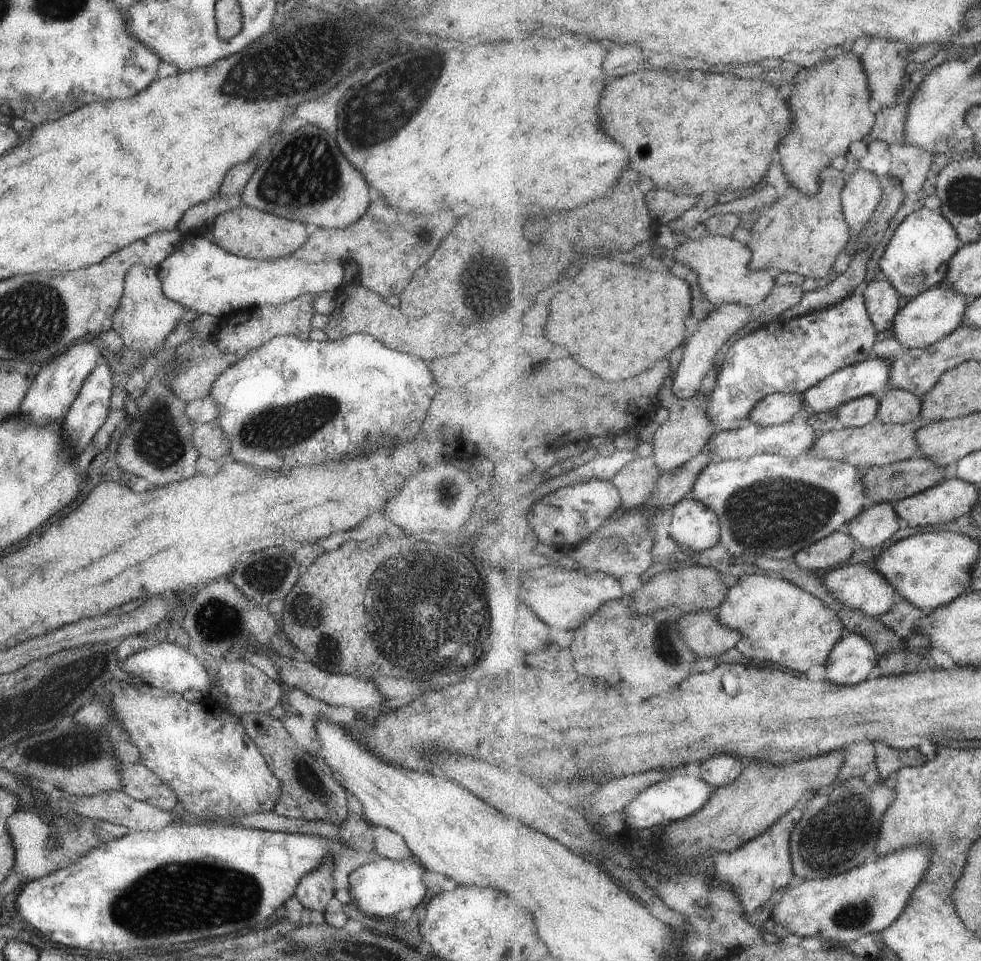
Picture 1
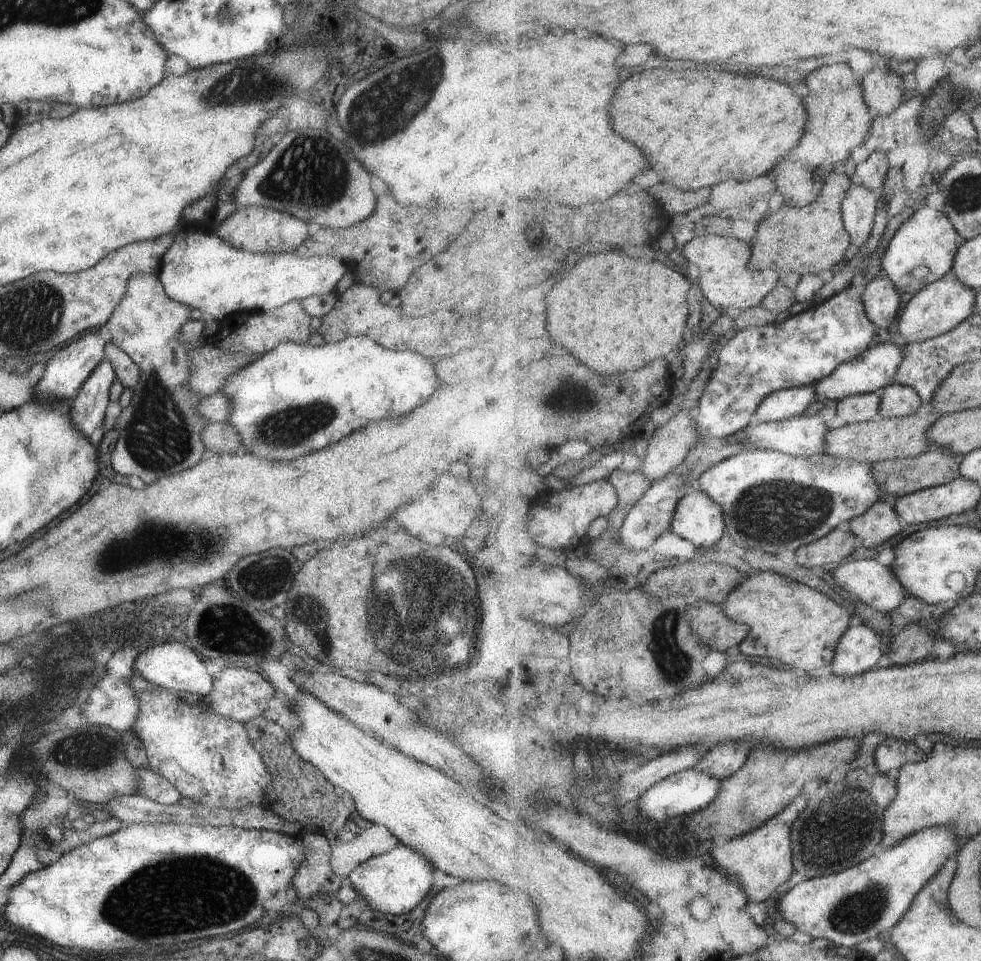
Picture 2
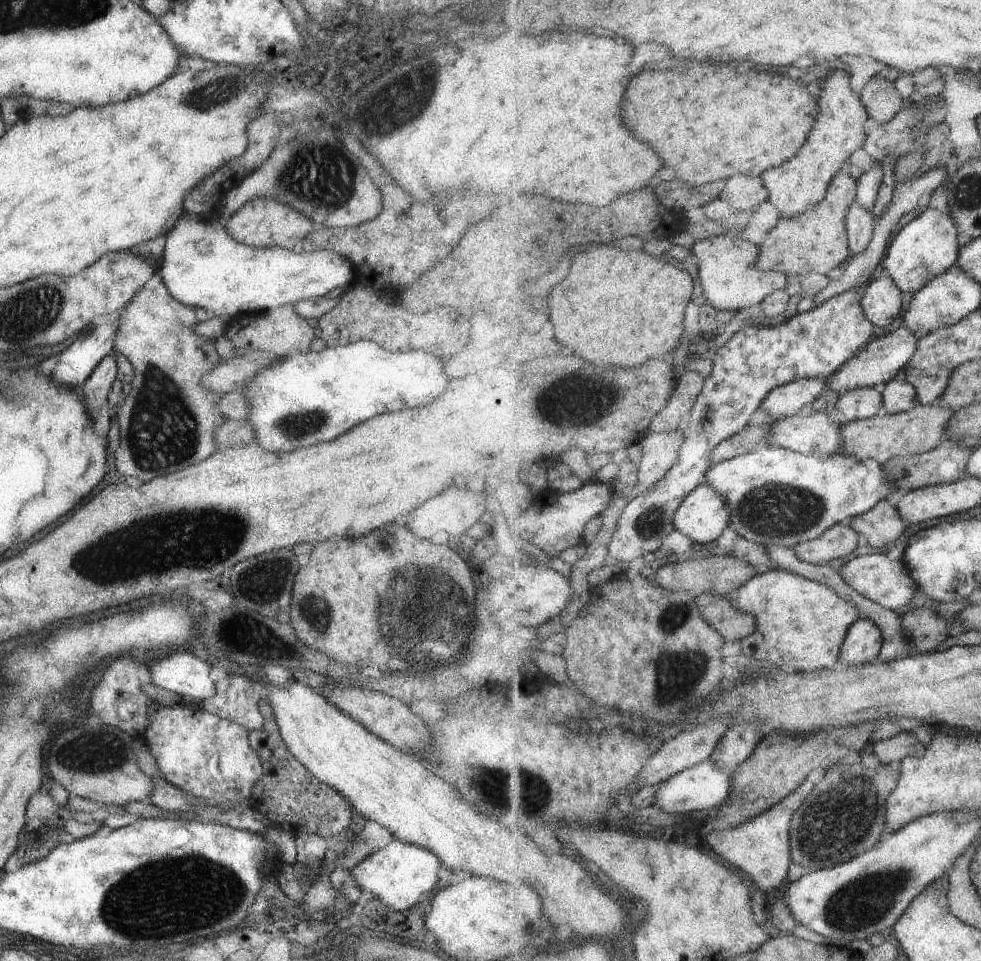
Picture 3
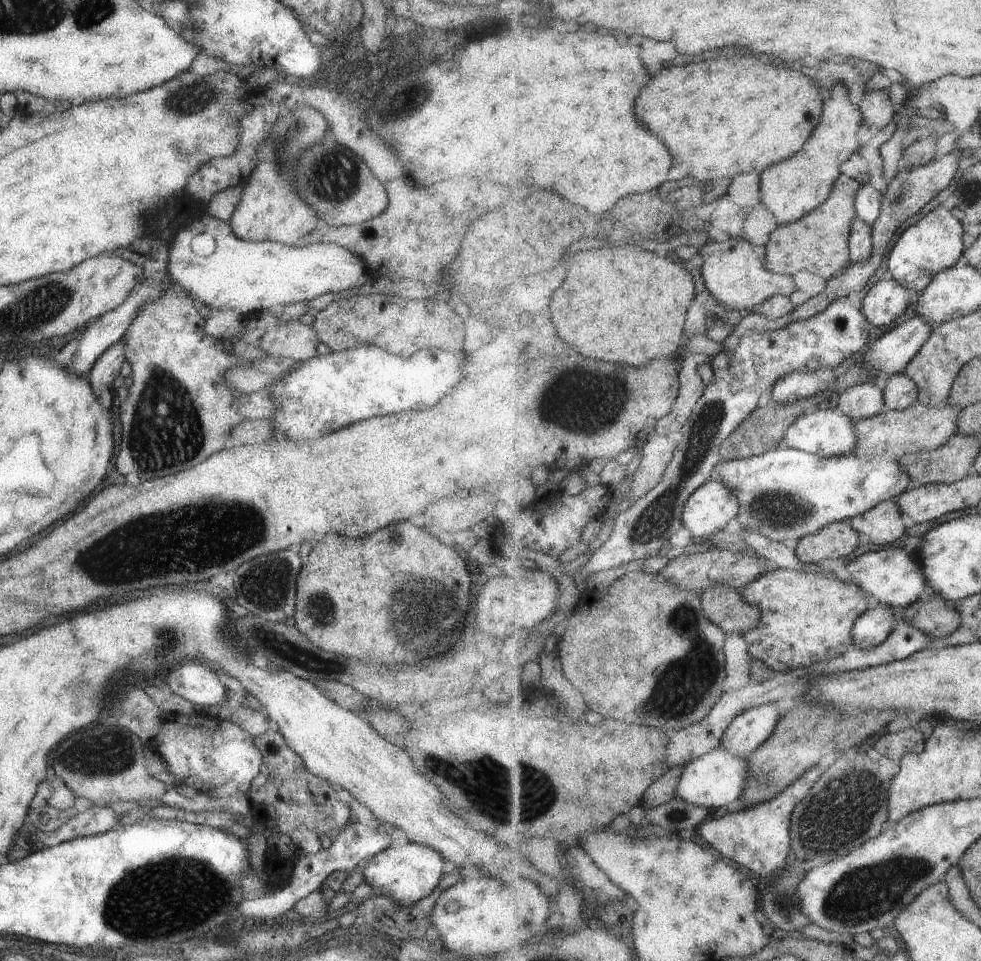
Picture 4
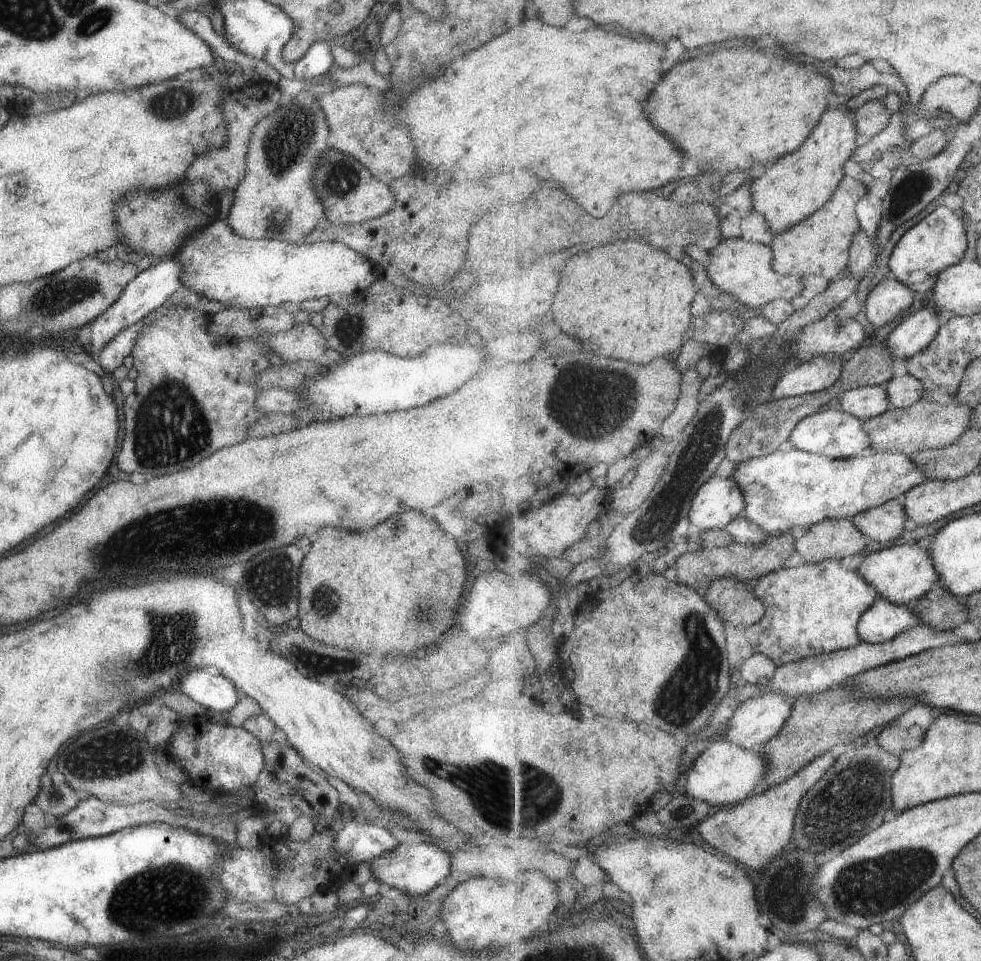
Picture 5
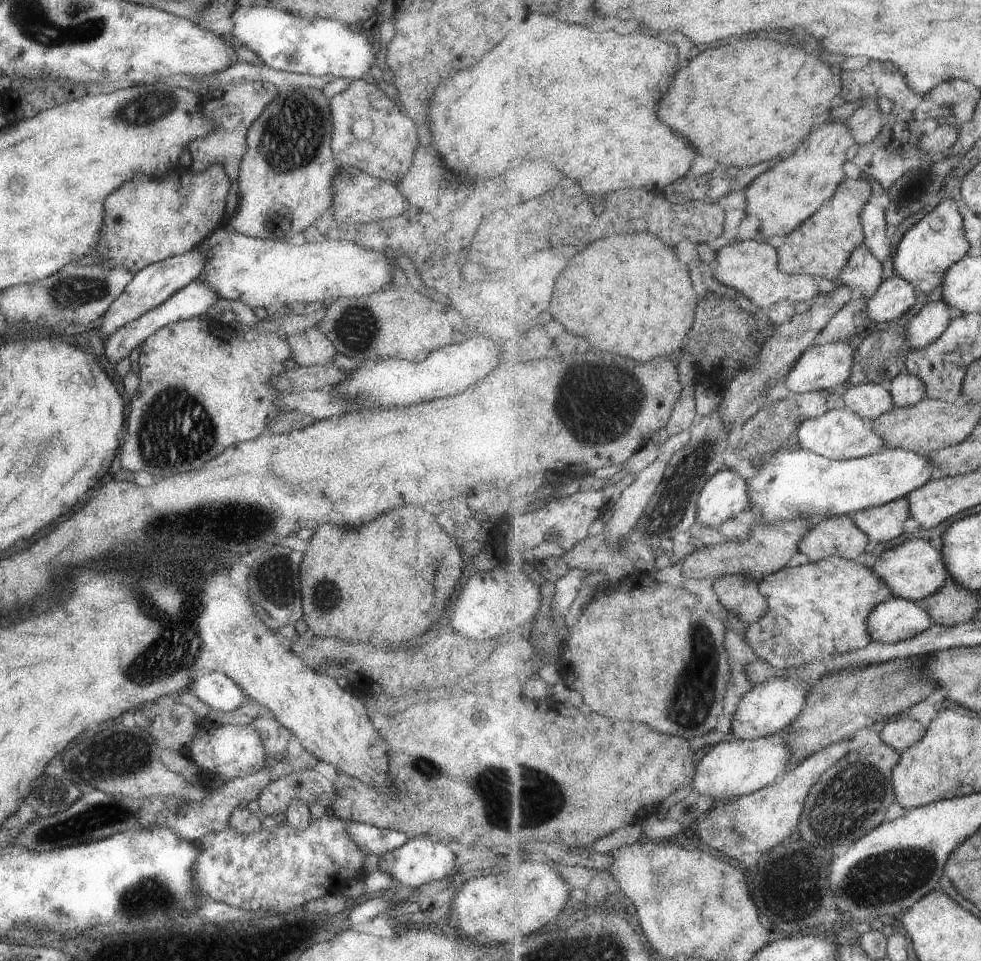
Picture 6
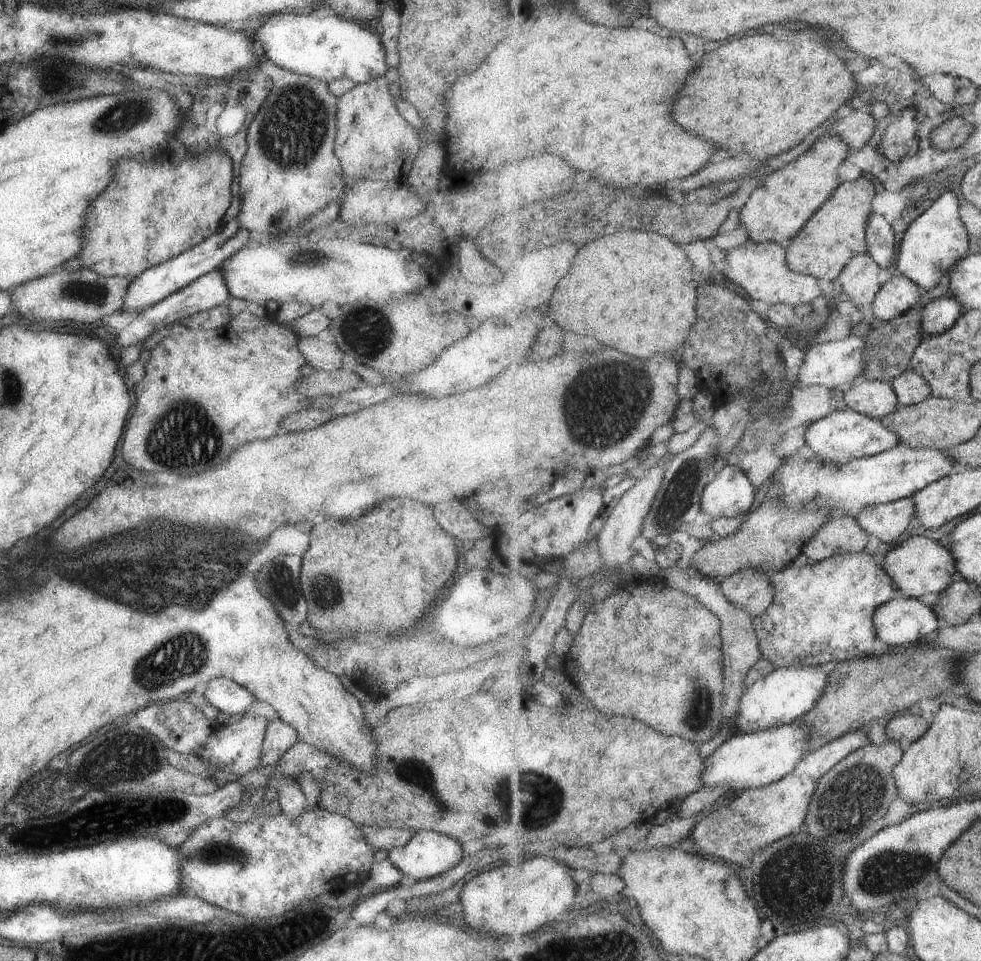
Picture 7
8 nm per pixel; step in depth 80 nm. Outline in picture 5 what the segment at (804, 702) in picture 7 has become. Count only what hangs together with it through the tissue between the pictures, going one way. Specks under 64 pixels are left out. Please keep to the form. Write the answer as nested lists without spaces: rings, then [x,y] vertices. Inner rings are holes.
[[[765,692],[765,694],[755,694],[755,698],[745,700],[735,716],[731,718],[730,725],[727,727],[724,737],[728,741],[745,748],[745,750],[754,750],[761,748],[763,745],[770,742],[777,734],[783,730],[785,722],[788,722],[789,716],[792,714],[793,704],[795,704],[795,696],[783,696],[781,692]]]

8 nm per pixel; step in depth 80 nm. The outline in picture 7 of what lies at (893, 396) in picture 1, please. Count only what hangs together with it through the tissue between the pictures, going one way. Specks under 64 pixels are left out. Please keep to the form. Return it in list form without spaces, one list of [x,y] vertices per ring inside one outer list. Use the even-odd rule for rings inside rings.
[[[913,369],[892,379],[891,385],[898,396],[901,408],[919,404],[932,396],[932,386]]]

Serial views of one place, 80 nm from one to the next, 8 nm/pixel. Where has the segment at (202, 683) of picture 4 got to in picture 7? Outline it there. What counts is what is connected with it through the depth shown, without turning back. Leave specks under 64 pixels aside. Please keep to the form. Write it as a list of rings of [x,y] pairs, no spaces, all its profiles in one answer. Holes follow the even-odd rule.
[[[211,677],[200,692],[211,706],[233,718],[244,715],[255,700],[247,689],[223,677]]]

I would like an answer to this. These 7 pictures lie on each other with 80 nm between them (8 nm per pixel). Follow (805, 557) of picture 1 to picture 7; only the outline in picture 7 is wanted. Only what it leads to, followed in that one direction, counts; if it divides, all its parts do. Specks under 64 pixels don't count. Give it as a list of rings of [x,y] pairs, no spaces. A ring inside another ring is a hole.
[[[837,516],[826,522],[804,545],[802,552],[809,561],[818,563],[825,559],[844,554],[863,554],[869,544],[868,532],[860,525],[856,517]]]

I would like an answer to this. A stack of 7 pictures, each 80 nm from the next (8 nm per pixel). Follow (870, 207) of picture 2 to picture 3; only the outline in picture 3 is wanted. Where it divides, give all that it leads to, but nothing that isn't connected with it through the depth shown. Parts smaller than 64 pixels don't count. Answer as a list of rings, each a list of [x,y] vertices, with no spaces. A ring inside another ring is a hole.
[[[857,200],[847,210],[847,231],[852,255],[866,252],[874,238],[875,221],[871,212],[867,212],[867,208],[861,208]]]

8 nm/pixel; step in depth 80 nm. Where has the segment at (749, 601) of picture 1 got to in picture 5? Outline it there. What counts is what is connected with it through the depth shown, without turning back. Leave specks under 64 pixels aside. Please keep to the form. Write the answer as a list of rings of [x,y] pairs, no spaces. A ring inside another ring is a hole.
[[[837,559],[821,563],[804,563],[796,568],[781,568],[754,582],[751,590],[755,596],[763,600],[766,614],[757,625],[745,628],[745,637],[754,653],[763,654],[778,668],[817,655],[832,654],[837,650],[845,651],[846,648],[857,646],[861,643],[859,622],[881,596],[877,588],[869,584],[869,580],[865,580],[857,570],[842,567]]]

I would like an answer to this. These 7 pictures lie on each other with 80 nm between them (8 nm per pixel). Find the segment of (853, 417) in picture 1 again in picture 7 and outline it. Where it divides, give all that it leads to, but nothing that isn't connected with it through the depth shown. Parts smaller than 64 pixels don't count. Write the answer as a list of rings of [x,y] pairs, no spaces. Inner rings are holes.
[[[859,380],[844,389],[843,397],[847,406],[874,419],[887,417],[901,408],[898,396],[888,381]]]

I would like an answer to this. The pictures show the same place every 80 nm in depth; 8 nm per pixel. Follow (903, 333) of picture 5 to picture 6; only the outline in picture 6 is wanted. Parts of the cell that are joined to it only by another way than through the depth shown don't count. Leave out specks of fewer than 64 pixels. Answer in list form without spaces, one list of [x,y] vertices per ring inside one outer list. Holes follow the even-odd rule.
[[[942,300],[925,304],[907,323],[904,336],[911,350],[925,348],[935,342],[948,329],[950,322],[957,316],[954,307]]]

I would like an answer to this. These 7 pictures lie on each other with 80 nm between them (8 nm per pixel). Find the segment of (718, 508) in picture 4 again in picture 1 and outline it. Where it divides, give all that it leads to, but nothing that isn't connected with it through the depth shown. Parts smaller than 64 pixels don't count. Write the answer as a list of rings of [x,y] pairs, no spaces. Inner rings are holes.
[[[687,497],[673,507],[668,534],[677,544],[695,553],[709,550],[720,543],[719,516],[703,502]]]

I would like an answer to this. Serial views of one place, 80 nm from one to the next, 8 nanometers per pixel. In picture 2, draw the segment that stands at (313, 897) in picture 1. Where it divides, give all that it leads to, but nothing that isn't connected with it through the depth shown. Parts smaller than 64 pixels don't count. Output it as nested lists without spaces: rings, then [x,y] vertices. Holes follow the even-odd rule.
[[[319,832],[302,833],[299,842],[303,846],[303,860],[291,878],[291,885],[297,893],[297,900],[307,900],[315,894],[333,894],[331,884],[330,847],[326,838]]]

